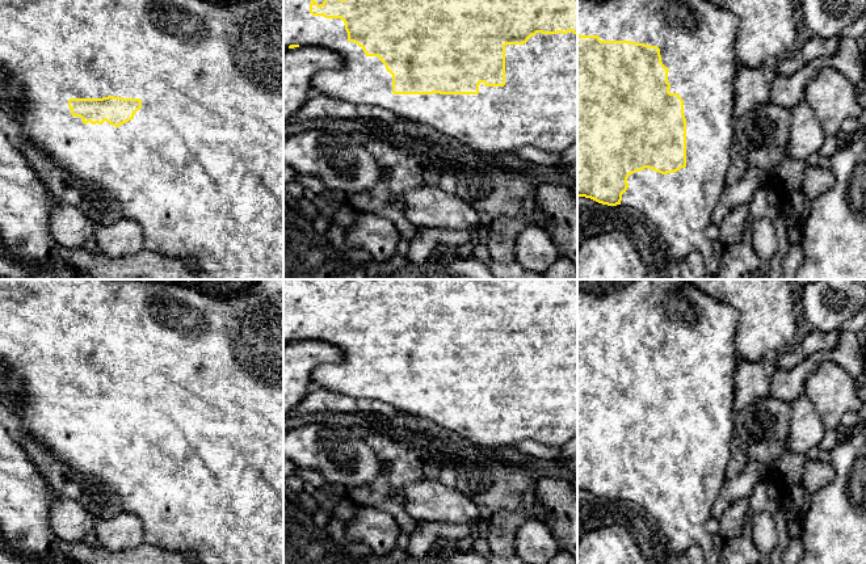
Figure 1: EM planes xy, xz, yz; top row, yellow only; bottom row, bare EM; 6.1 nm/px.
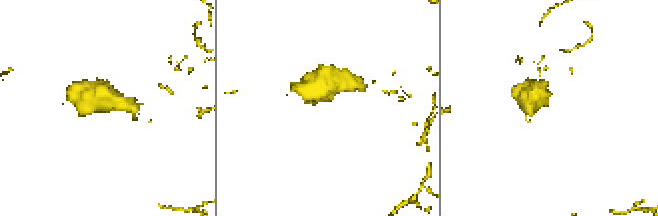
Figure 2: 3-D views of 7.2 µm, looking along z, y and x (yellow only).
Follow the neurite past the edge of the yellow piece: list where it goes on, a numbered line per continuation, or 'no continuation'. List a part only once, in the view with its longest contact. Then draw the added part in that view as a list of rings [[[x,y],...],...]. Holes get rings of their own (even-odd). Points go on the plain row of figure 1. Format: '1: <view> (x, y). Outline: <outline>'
1: xz (537, 400). Outline: [[[283,279],[283,345],[290,338],[320,340],[342,352],[340,362],[324,363],[312,371],[314,387],[342,393],[354,401],[358,399],[381,400],[407,416],[428,418],[479,447],[514,447],[527,439],[548,447],[564,447],[577,435],[577,329],[572,325],[567,328],[537,327],[524,338],[506,338],[504,380],[485,380],[480,376],[478,388],[394,388],[392,369],[378,350],[367,350],[362,341],[348,334],[341,312],[325,312],[310,307],[312,290],[306,286],[307,283],[315,286],[314,292],[320,299],[328,287],[345,292],[345,279]]]

